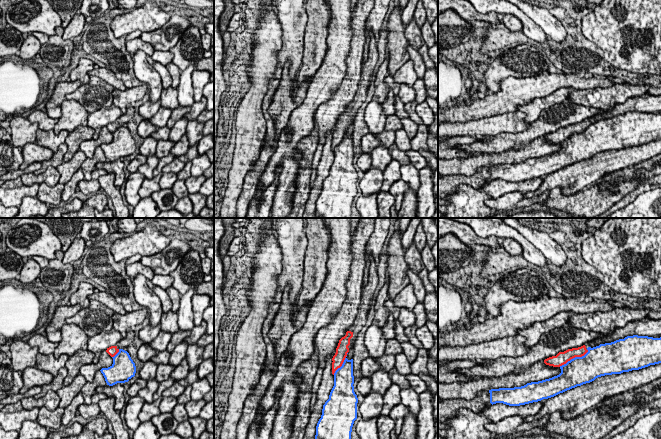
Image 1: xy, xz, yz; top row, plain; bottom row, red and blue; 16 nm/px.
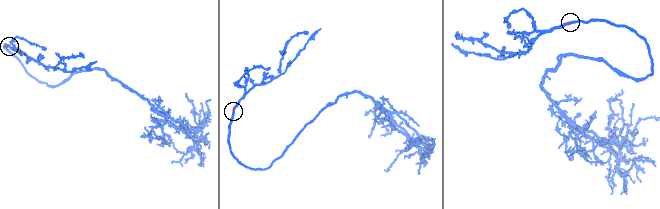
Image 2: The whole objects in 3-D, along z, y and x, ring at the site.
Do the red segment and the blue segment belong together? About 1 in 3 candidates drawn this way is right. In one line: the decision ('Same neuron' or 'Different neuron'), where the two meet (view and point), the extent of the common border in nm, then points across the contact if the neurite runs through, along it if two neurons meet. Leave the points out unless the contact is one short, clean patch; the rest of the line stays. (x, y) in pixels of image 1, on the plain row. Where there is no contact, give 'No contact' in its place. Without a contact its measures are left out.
Different neuron. Touches red at yz (573, 133). Shared border 550 nm

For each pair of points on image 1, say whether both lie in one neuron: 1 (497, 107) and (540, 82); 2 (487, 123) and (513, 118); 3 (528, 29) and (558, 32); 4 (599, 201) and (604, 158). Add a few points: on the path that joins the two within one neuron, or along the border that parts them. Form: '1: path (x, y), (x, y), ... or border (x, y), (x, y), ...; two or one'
1: path (508, 97), (514, 91), (522, 91), (529, 88); one
2: path (493, 123), (507, 122); one
3: border (525, 14), (548, 36); two
4: border (596, 182), (575, 193); two

